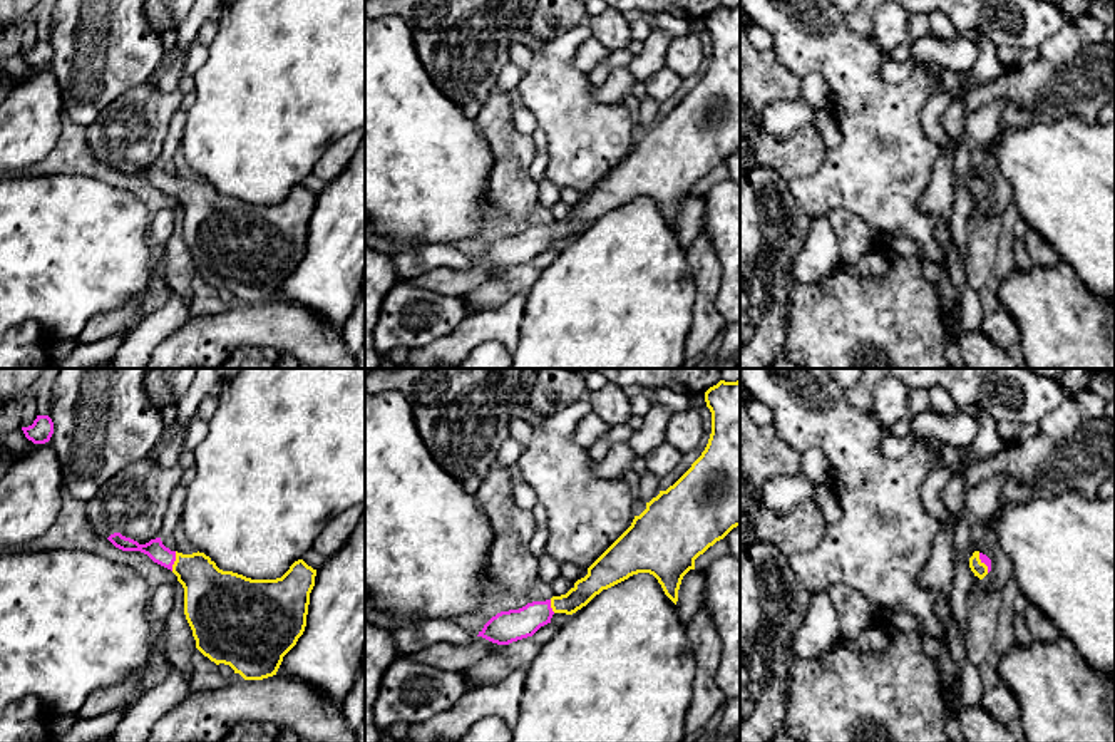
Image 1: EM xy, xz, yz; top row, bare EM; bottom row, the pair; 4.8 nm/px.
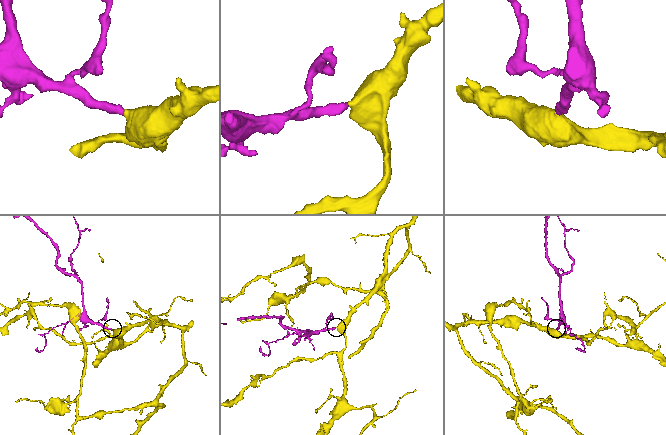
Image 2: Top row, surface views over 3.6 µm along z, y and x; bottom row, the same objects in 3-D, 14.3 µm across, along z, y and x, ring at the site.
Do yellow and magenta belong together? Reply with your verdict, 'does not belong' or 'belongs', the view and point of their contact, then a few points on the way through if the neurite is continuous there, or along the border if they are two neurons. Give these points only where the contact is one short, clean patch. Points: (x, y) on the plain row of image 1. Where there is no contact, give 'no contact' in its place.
belongs; meets yellow in xy at (174, 186); runs through xy (213, 221), (174, 186), (161, 180)

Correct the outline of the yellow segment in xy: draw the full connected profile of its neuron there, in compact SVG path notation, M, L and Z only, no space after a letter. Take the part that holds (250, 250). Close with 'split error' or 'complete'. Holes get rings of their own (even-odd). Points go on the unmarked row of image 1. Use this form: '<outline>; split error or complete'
M114 157L107 164L122 176L147 179L154 188L177 201L184 213L184 240L193 255L196 273L216 290L229 290L244 305L263 305L276 300L283 281L305 256L316 194L303 184L295 186L281 203L251 204L219 194L204 178L171 176L161 162L139 169L121 157Z; split error

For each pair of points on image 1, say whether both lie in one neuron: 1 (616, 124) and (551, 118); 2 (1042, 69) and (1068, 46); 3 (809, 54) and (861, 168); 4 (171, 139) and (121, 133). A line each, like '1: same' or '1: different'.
1: same
2: different
3: same
4: different

